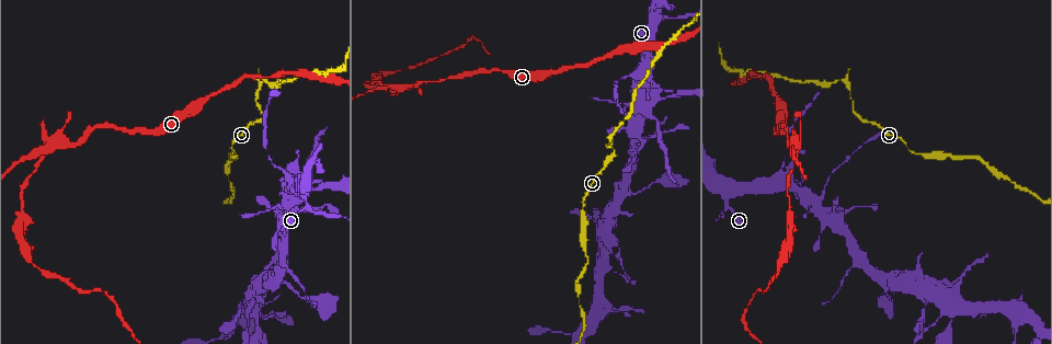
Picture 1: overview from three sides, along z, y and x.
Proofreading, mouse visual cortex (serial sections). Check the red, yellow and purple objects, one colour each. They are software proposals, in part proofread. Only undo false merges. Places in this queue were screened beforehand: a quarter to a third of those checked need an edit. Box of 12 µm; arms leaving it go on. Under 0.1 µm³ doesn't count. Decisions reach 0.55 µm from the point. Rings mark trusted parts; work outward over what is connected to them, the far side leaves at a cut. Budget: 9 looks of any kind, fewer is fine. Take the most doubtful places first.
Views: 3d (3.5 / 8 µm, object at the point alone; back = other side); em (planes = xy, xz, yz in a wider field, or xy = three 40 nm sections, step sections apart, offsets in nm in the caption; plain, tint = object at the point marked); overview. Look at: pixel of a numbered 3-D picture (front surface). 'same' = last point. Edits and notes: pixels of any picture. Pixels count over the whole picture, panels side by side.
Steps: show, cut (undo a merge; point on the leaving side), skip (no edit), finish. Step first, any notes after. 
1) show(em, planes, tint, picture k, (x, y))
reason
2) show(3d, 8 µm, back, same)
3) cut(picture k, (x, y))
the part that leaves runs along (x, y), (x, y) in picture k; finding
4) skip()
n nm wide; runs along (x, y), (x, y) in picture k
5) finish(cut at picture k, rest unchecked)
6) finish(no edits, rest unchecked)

show(3d, 3.5 µm, picture 1, (793, 154))

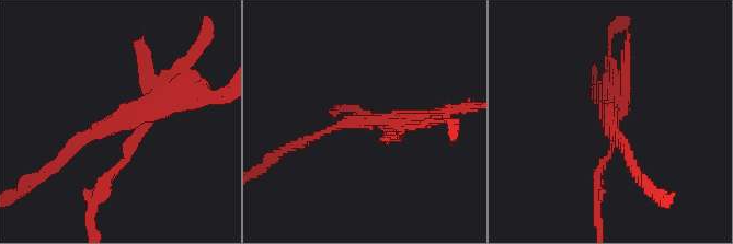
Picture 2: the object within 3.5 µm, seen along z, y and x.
show(em, xy, step 3, plain, picture 2, (611, 120))
now the EM

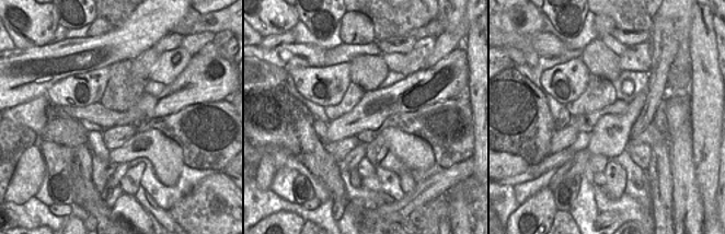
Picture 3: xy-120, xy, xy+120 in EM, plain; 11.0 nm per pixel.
show(em, xy, step 3, tint, same)
with the object marked

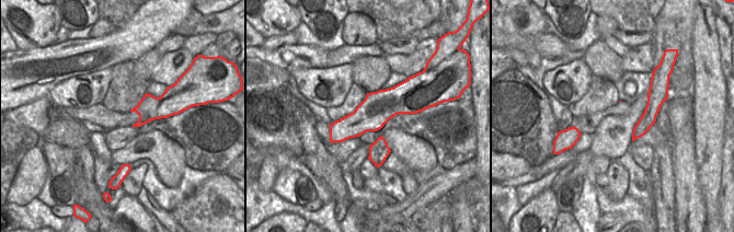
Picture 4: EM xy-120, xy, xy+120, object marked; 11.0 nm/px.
cut(picture 2, (139, 56))
360 nm wide; the part that leaves runs along (132, 134), (91, 228) in picture 2; a second cell is stuck on

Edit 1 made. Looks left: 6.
show(overview)
redraw

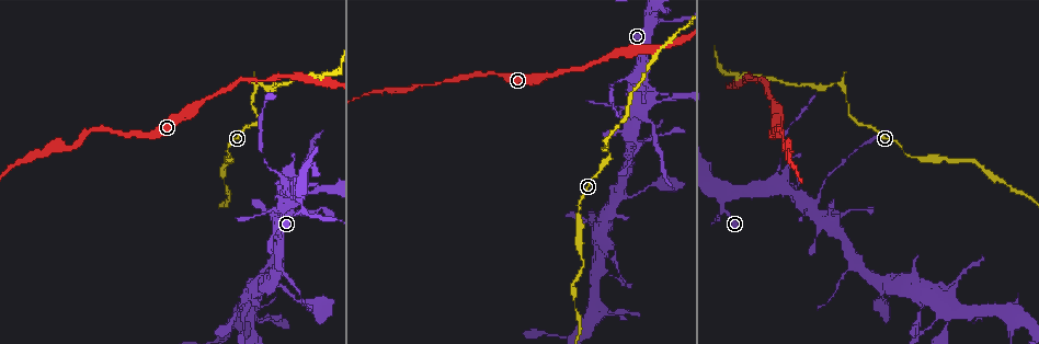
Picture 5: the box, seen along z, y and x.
show(3d, 3.5 µm, back, picture 5, (260, 84))
abrupt turn

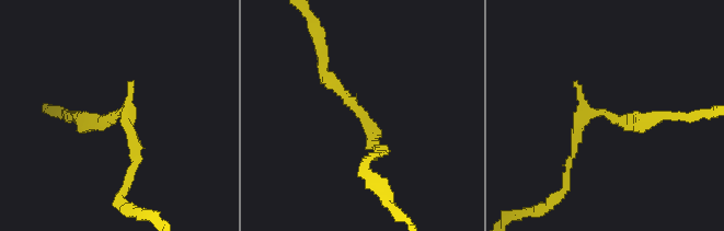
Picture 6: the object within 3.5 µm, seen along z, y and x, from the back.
show(em, xy, step 2, tint, picture 6, (370, 130))
arms of 100, 150 nm; need the tissue

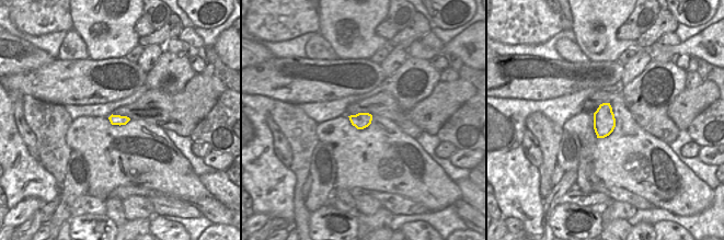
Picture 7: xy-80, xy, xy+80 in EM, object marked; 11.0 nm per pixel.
skip()
runs along (565, 175), (590, 112), (644, 122) in picture 6; continuous, no second cell

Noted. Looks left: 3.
show(3d, 8 µm, picture 5, (722, 199))
thin arm on a thick one

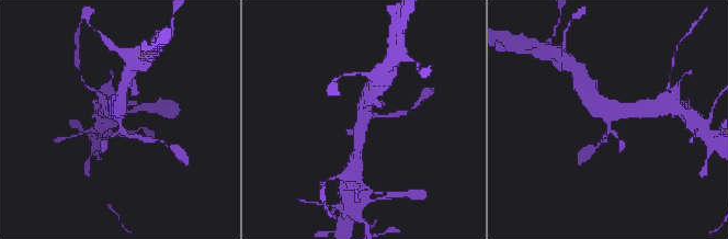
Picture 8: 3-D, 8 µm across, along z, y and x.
show(em, xy, step 2, tint, picture 8, (121, 120))

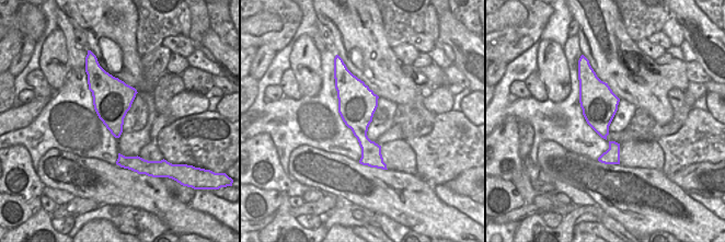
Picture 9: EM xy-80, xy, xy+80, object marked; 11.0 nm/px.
skip()
runs along (618, 138), (610, 131), (610, 117), (636, 109) in picture 8; all the same cell

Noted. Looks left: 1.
finish(cut at picture 2, rest unchecked)

